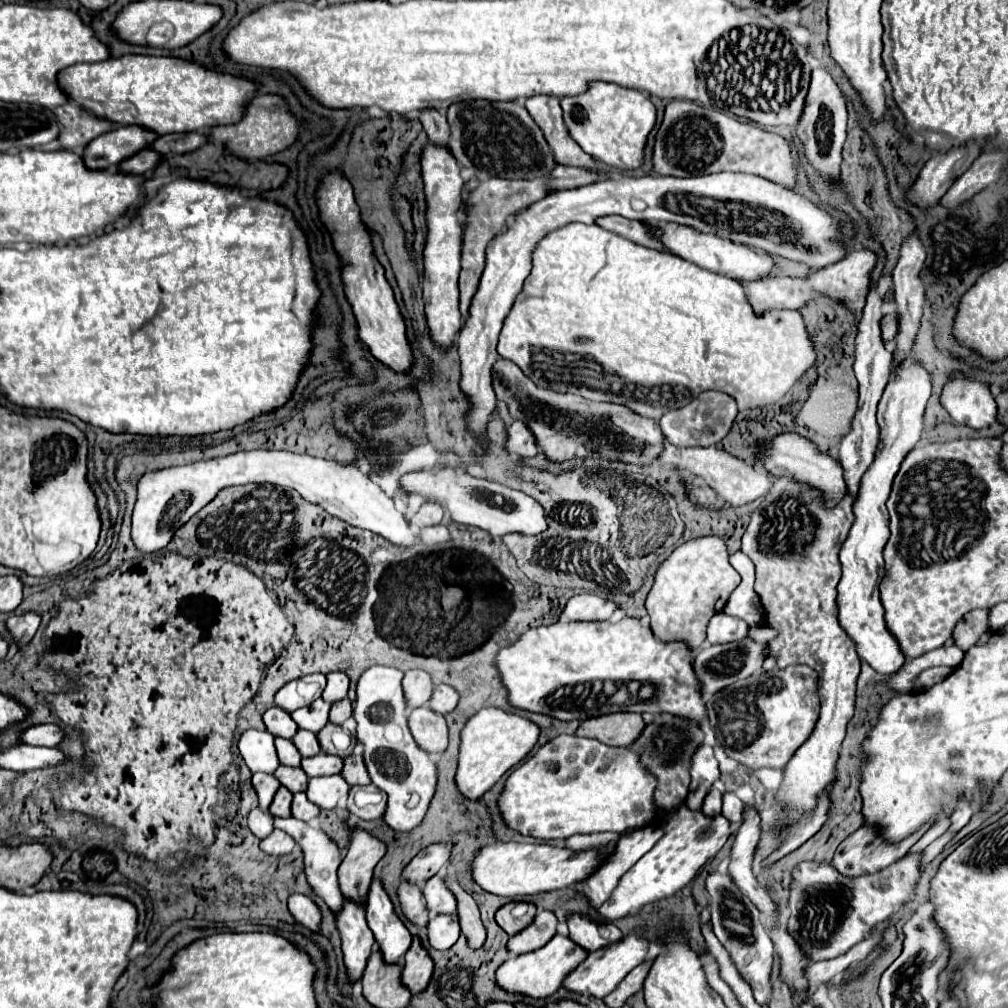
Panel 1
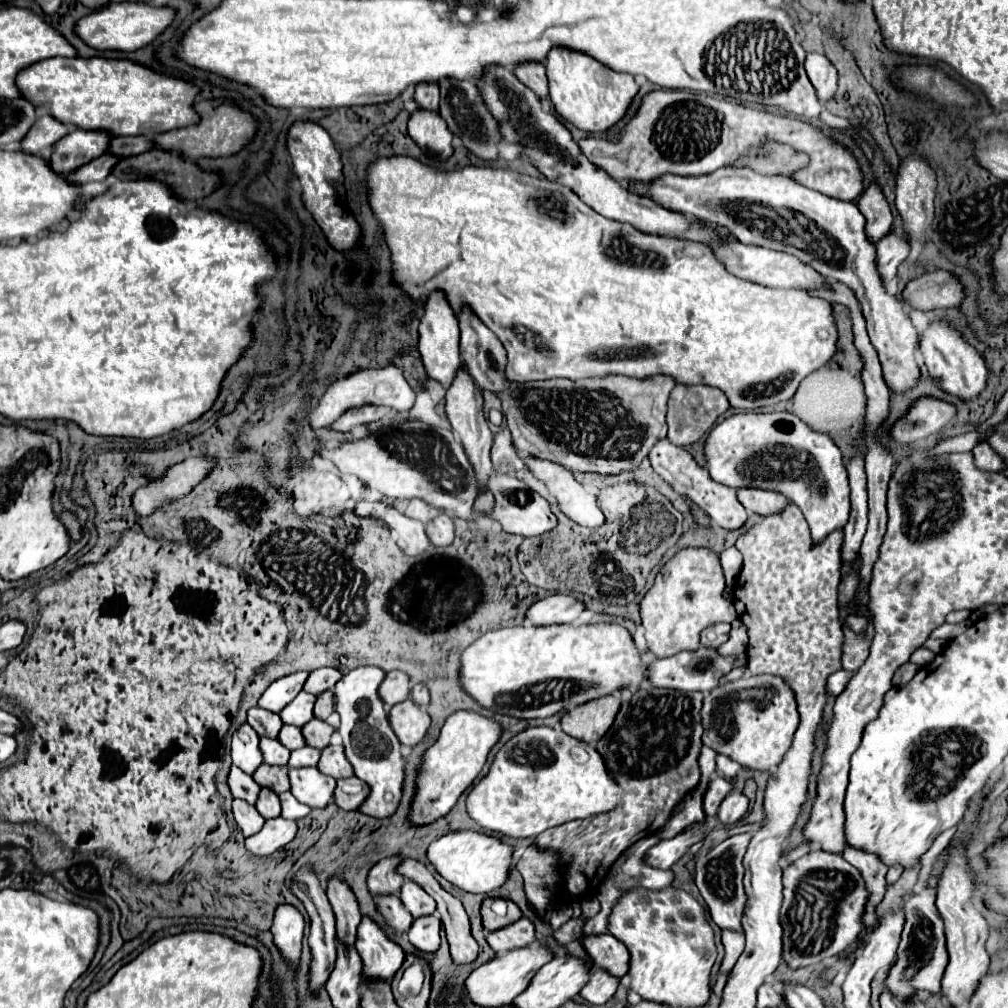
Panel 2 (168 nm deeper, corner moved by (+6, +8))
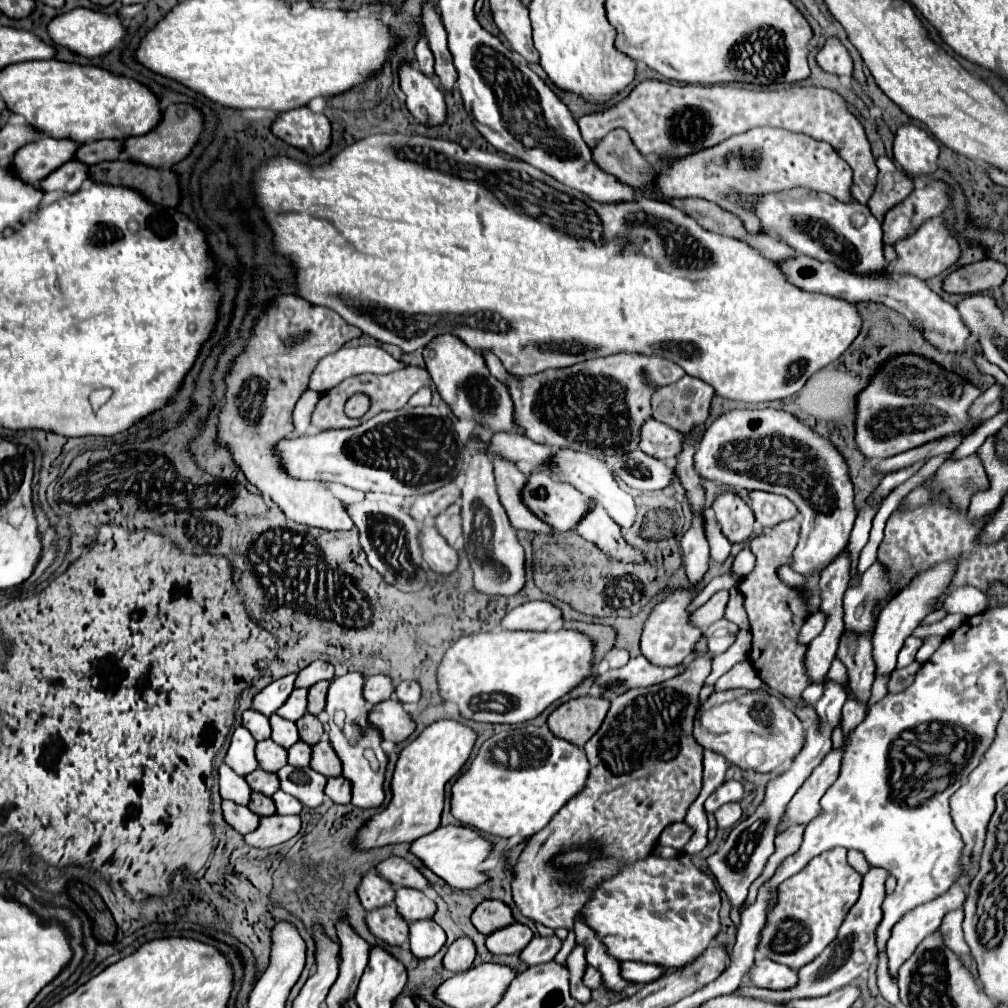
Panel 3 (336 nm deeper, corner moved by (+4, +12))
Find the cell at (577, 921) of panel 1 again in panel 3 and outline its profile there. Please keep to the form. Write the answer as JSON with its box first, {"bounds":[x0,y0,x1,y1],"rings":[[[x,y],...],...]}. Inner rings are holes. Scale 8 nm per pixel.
{"bounds":[621,962,663,984],"rings":[[[621,962],[621,978],[635,984],[647,984],[659,978],[663,972],[659,968],[651,968],[649,964],[635,964],[635,962]]]}

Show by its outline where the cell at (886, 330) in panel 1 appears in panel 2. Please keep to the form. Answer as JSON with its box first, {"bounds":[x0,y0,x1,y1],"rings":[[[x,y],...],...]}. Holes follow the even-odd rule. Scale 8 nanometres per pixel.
{"bounds":[903,270,965,310],"rings":[[[935,270],[911,280],[903,292],[913,310],[945,310],[959,306],[965,298],[963,284],[947,270]]]}

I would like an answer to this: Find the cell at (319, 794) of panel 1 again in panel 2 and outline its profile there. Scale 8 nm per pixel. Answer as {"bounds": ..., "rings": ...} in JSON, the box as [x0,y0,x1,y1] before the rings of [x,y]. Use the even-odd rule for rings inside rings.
{"bounds":[289,768,335,808],"rings":[[[289,768],[289,782],[291,794],[311,808],[325,808],[335,790],[335,780],[317,768]]]}

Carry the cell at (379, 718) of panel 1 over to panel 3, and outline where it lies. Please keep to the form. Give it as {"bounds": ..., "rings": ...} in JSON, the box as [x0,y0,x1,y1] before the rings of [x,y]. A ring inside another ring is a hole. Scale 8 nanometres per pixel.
{"bounds":[325,672,387,808],"rings":[[[349,672],[331,682],[327,692],[325,712],[329,714],[329,740],[335,748],[337,756],[343,762],[343,776],[353,784],[353,800],[351,804],[357,808],[379,808],[385,800],[385,770],[387,770],[387,754],[381,748],[383,736],[377,726],[369,722],[369,706],[363,698],[365,676],[361,672]],[[371,756],[375,764],[371,764]]]}

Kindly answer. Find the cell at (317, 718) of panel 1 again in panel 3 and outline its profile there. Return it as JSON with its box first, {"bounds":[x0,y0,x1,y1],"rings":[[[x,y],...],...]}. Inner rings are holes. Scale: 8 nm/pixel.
{"bounds":[277,688,307,722],"rings":[[[295,688],[289,700],[277,710],[277,714],[285,720],[297,722],[307,712],[307,688]]]}

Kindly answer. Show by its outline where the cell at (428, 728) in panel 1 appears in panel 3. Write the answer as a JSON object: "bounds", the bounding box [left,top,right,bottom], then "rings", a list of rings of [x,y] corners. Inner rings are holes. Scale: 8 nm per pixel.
{"bounds":[371,698,415,744],"rings":[[[389,698],[387,702],[379,702],[377,706],[373,706],[371,720],[383,732],[383,738],[395,744],[405,742],[415,730],[415,722],[411,714],[395,698]]]}

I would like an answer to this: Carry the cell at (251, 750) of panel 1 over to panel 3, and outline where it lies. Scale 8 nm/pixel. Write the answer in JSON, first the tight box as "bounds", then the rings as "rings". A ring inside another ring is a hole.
{"bounds":[225,726,259,776],"rings":[[[243,726],[235,728],[225,762],[241,776],[247,776],[249,772],[253,772],[259,766],[259,762],[255,758],[255,744],[257,742],[247,728],[243,728]]]}

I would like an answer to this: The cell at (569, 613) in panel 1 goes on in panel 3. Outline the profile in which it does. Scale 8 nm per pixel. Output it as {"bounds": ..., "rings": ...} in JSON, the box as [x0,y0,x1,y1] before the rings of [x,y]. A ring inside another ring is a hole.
{"bounds":[503,600,563,630],"rings":[[[529,600],[503,618],[503,628],[507,630],[561,630],[563,628],[561,608],[547,600]]]}

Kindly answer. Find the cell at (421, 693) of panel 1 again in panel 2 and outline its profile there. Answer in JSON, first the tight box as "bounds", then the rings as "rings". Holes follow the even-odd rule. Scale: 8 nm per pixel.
{"bounds":[377,670,411,706],"rings":[[[393,670],[393,672],[387,672],[385,674],[385,680],[381,682],[381,688],[377,690],[381,694],[381,700],[389,706],[393,704],[399,704],[403,700],[409,698],[409,692],[411,692],[411,684],[409,684],[409,676],[399,672],[399,670]]]}

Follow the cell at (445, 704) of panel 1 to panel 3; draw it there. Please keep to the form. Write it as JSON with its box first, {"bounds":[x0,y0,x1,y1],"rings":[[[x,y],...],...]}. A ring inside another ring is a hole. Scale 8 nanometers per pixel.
{"bounds":[395,682,421,704],"rings":[[[401,682],[395,688],[395,696],[403,702],[403,704],[415,704],[421,698],[421,686],[419,682]]]}

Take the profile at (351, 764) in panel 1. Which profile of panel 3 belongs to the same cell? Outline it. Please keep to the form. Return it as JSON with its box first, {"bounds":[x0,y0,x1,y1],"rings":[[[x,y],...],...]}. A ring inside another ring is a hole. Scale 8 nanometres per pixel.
{"bounds":[311,734,343,778],"rings":[[[323,734],[319,744],[313,746],[313,758],[311,758],[311,768],[315,768],[317,772],[323,772],[323,776],[331,778],[331,776],[341,776],[343,768],[341,768],[341,760],[335,754],[329,736]]]}

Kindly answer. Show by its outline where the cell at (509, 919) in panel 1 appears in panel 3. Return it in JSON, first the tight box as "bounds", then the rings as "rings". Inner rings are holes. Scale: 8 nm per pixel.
{"bounds":[471,900,515,936],"rings":[[[485,900],[485,902],[481,902],[475,908],[471,920],[473,920],[475,928],[479,932],[483,932],[485,936],[489,936],[491,932],[501,930],[503,926],[509,926],[509,924],[515,922],[511,908],[501,900]]]}

